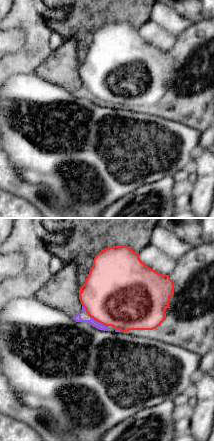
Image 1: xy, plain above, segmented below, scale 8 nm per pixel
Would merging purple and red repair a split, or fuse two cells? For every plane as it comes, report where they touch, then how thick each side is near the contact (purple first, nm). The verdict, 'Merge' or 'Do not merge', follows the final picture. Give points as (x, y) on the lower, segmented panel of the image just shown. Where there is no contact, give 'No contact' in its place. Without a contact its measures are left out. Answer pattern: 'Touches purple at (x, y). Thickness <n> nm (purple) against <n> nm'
Touches purple at (98, 322). Thickness 60 nm (purple) against 500 nm

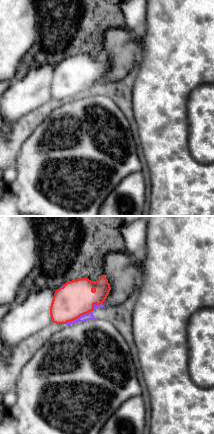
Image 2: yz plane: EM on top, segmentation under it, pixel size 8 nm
Touches purple at (84, 314). Thickness 60 nm (purple) against 280 nm

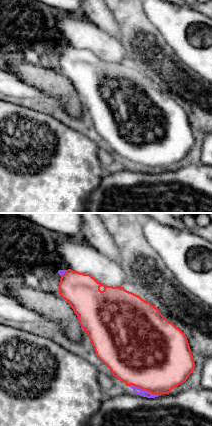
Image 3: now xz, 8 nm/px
Touches purple at (143, 390). Thickness 60 nm (purple) against 480 nm

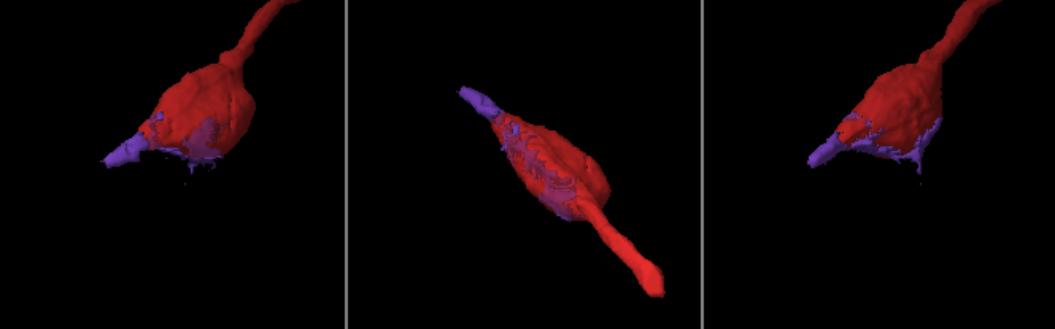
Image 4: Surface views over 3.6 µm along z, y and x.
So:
Merge

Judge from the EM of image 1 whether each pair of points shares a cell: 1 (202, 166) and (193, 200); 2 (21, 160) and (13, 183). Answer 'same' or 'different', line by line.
1: same
2: different

